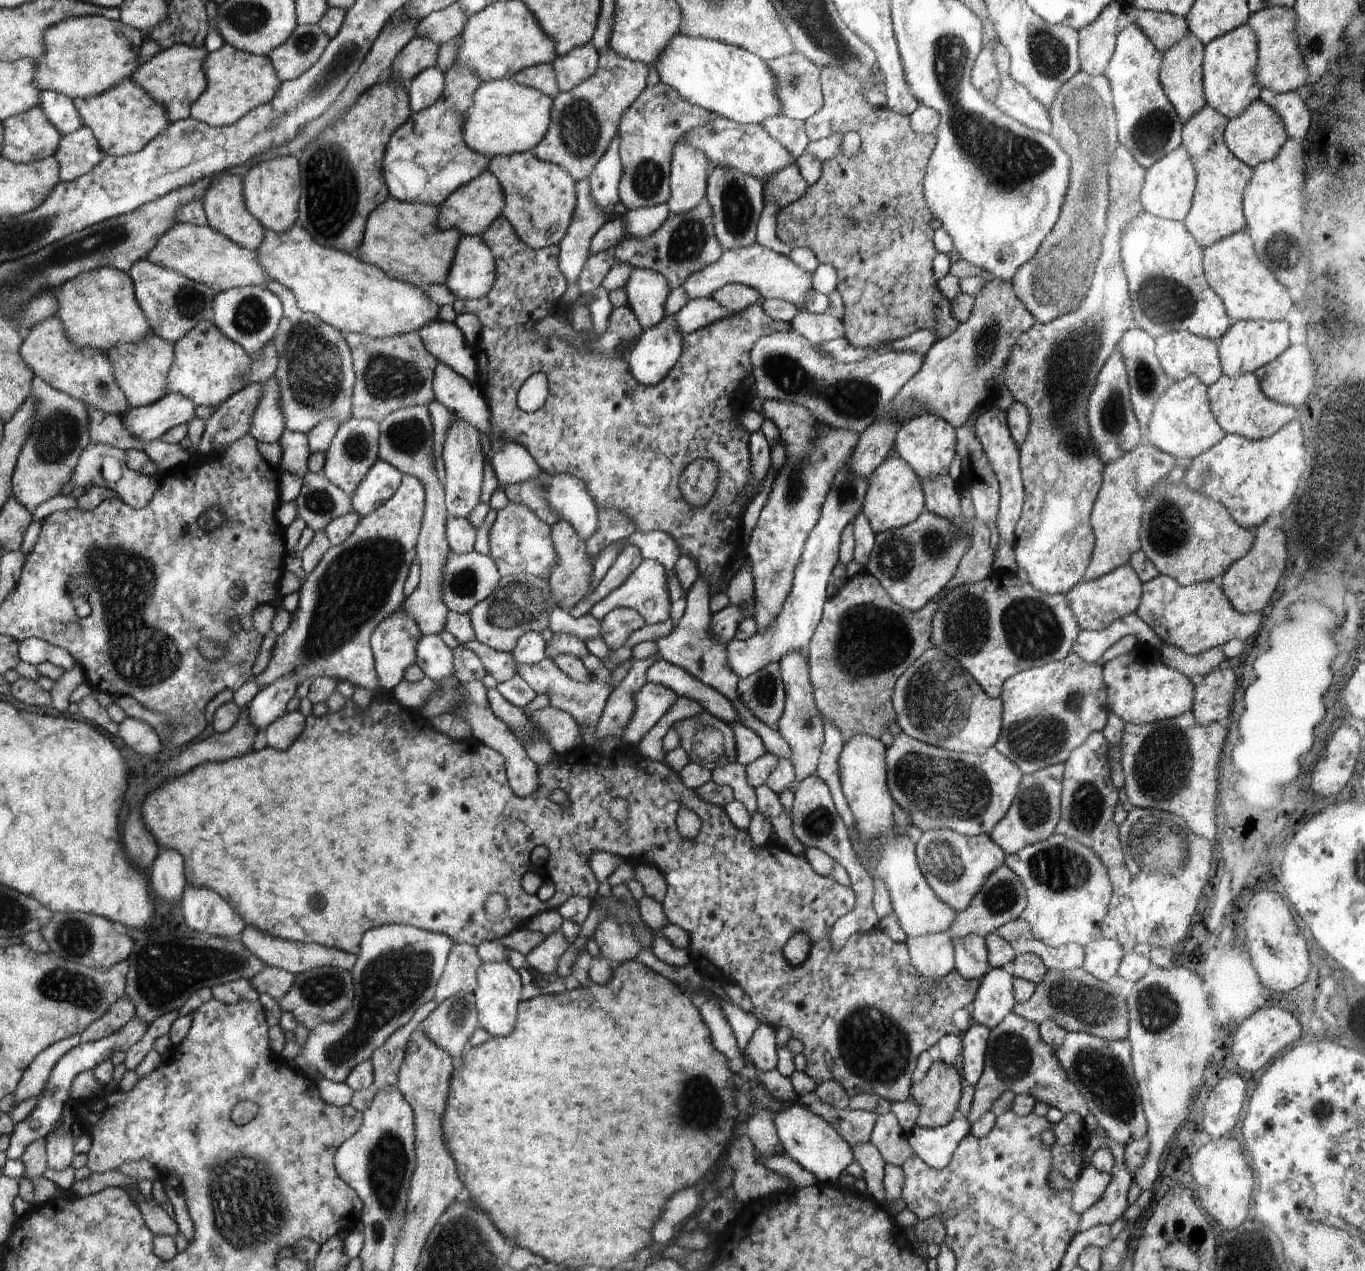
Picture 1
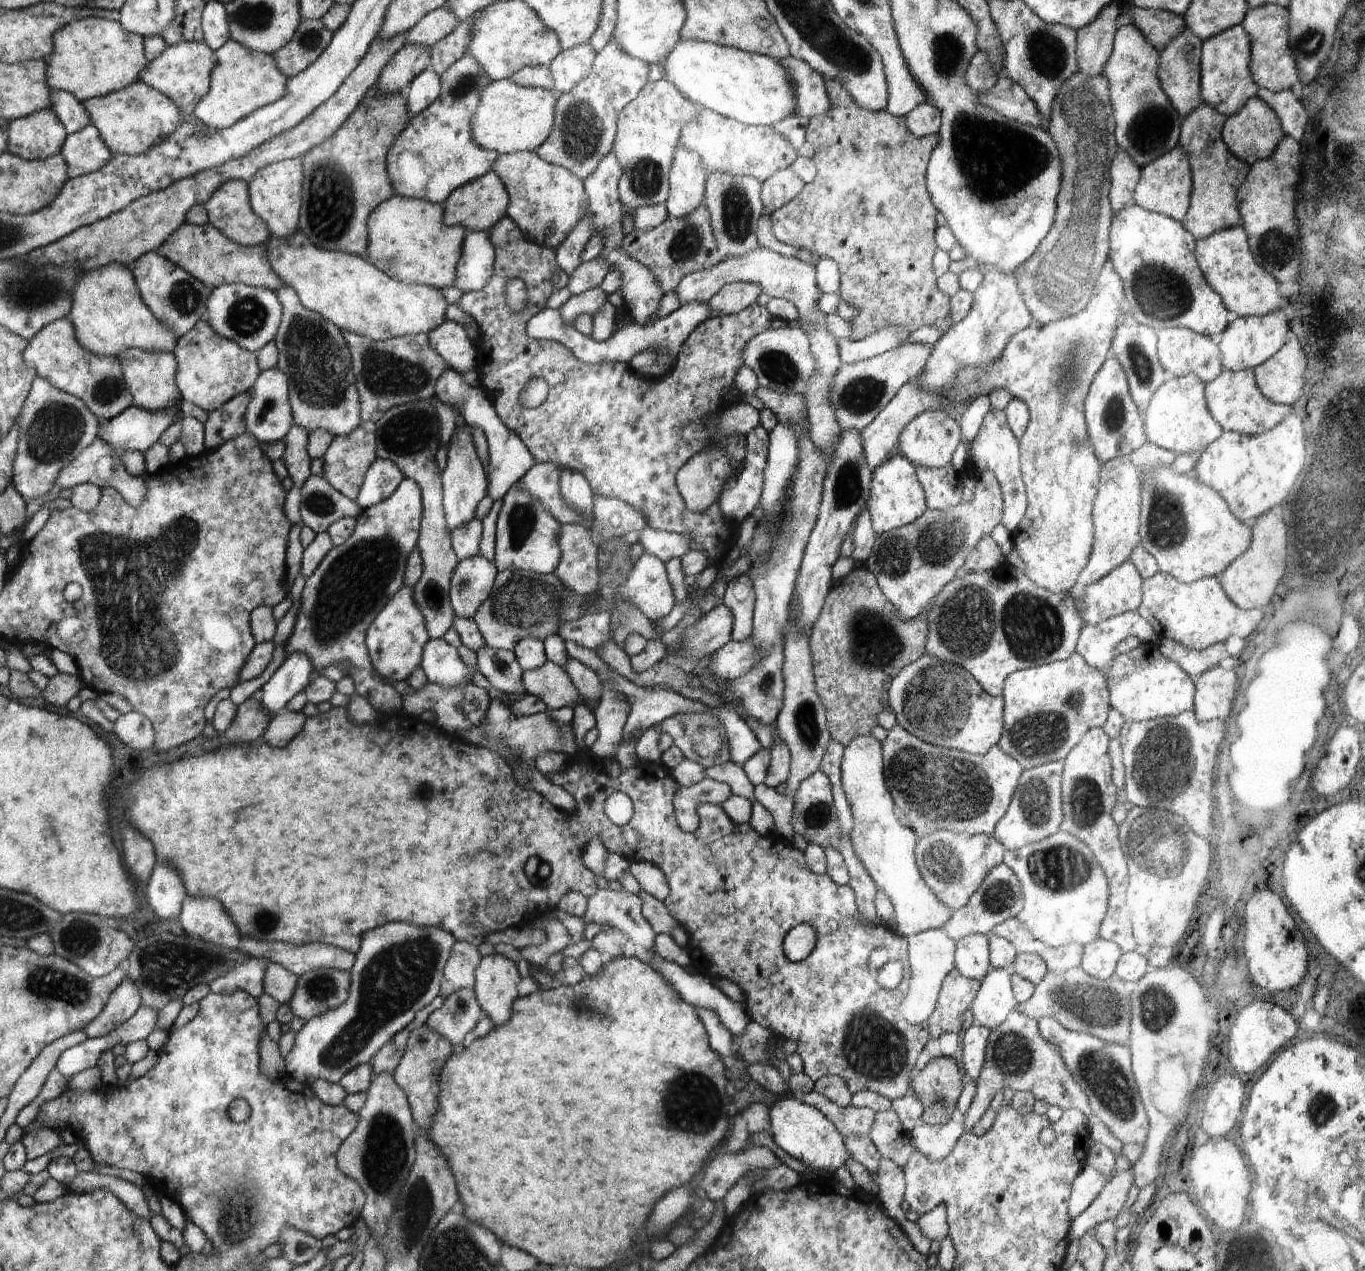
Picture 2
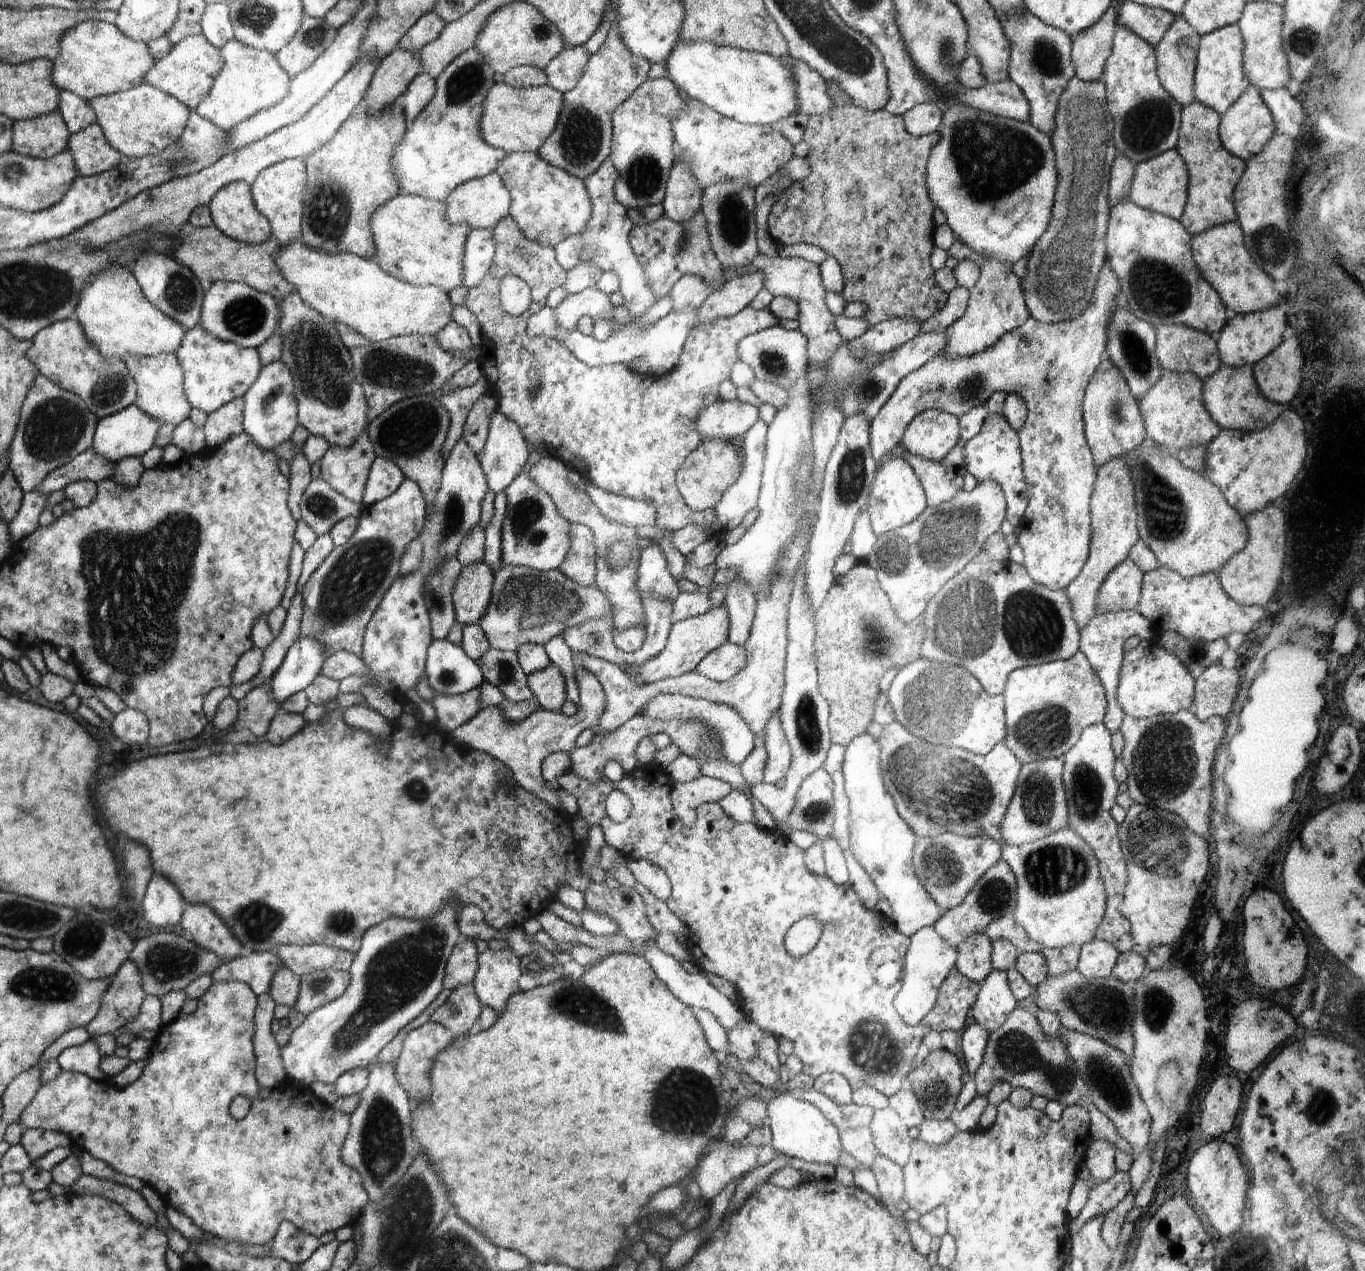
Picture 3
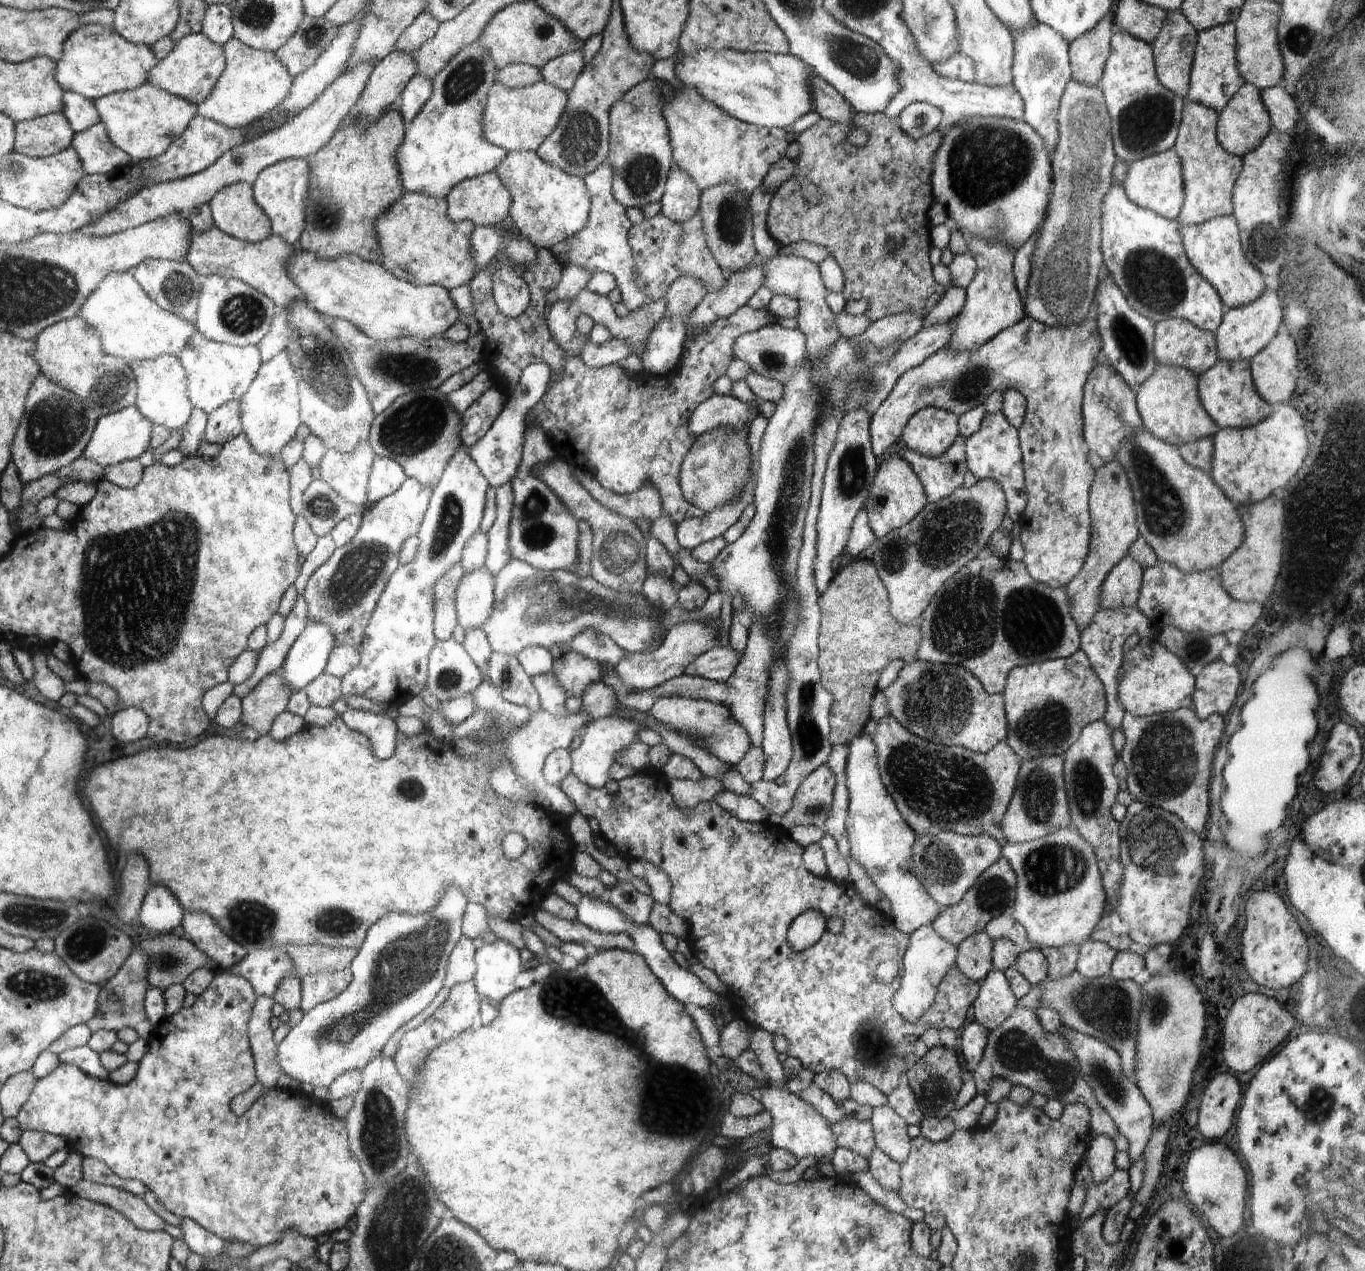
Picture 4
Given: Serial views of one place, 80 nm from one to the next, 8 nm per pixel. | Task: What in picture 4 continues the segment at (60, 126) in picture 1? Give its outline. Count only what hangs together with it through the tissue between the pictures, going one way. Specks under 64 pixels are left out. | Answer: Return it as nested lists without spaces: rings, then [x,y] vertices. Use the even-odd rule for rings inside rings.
[[[68,91],[68,96],[64,94],[63,100],[66,102],[66,110],[62,113],[70,121],[76,133],[86,131],[102,120],[95,104],[87,97]]]

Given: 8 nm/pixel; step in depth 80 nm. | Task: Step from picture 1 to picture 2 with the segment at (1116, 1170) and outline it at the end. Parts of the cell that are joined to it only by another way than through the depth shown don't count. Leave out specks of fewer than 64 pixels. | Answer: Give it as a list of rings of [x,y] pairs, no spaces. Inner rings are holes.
[[[1014,1009],[1006,1020],[991,1031],[985,1048],[985,1061],[975,1080],[975,1097],[968,1110],[964,1113],[965,1130],[972,1127],[982,1118],[990,1106],[993,1096],[1003,1088],[1010,1087],[1014,1092],[1026,1091],[1034,1095],[1036,1101],[1044,1101],[1049,1105],[1066,1109],[1080,1109],[1088,1120],[1087,1129],[1090,1144],[1102,1143],[1115,1155],[1124,1154],[1126,1148],[1110,1129],[1104,1124],[1089,1105],[1088,1097],[1083,1088],[1074,1080],[1073,1074],[1066,1068],[1060,1049],[1051,1042],[1044,1040],[1040,1034],[1038,1023],[1032,1017]],[[1131,1171],[1115,1173],[1102,1187],[1092,1204],[1072,1219],[1069,1228],[1069,1240],[1078,1240],[1083,1234],[1100,1225],[1105,1220],[1115,1219],[1123,1210],[1128,1191],[1133,1187],[1134,1178]]]

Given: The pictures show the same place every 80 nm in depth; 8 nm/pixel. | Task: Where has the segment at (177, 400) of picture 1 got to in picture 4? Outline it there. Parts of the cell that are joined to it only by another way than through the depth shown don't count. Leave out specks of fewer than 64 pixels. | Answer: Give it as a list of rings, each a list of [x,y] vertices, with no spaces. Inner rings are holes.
[[[136,405],[101,415],[98,426],[94,430],[94,436],[87,444],[82,456],[104,469],[110,465],[114,466],[124,461],[138,459],[149,449],[151,428],[152,423],[140,414]]]

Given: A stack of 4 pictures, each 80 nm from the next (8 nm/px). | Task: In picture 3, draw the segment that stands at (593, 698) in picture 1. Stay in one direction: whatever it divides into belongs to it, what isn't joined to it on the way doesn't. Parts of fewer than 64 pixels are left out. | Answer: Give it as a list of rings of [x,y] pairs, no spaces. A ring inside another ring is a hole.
[[[548,665],[542,670],[527,675],[527,683],[540,708],[560,712],[568,700],[564,675],[556,665]]]

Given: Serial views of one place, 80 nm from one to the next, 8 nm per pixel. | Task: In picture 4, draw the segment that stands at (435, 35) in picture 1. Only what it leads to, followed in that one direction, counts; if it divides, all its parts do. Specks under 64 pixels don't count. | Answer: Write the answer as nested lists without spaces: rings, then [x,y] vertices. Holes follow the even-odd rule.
[[[428,11],[420,13],[400,34],[395,42],[397,51],[412,53],[429,41],[439,29],[439,20]]]

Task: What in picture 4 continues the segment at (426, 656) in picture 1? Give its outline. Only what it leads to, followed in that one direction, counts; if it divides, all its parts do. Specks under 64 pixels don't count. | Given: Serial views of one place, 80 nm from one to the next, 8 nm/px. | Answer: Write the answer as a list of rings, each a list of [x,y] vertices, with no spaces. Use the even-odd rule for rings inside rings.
[[[452,638],[435,644],[430,654],[425,688],[439,701],[472,693],[483,679],[479,665],[463,645]]]

